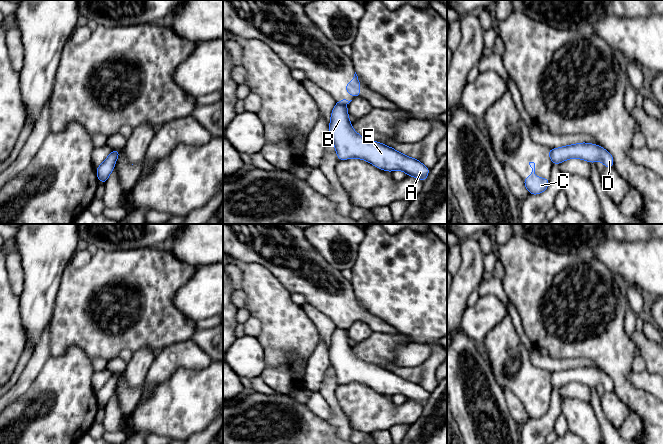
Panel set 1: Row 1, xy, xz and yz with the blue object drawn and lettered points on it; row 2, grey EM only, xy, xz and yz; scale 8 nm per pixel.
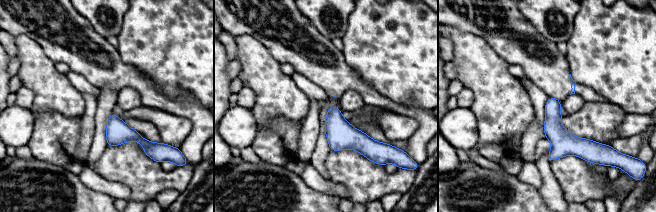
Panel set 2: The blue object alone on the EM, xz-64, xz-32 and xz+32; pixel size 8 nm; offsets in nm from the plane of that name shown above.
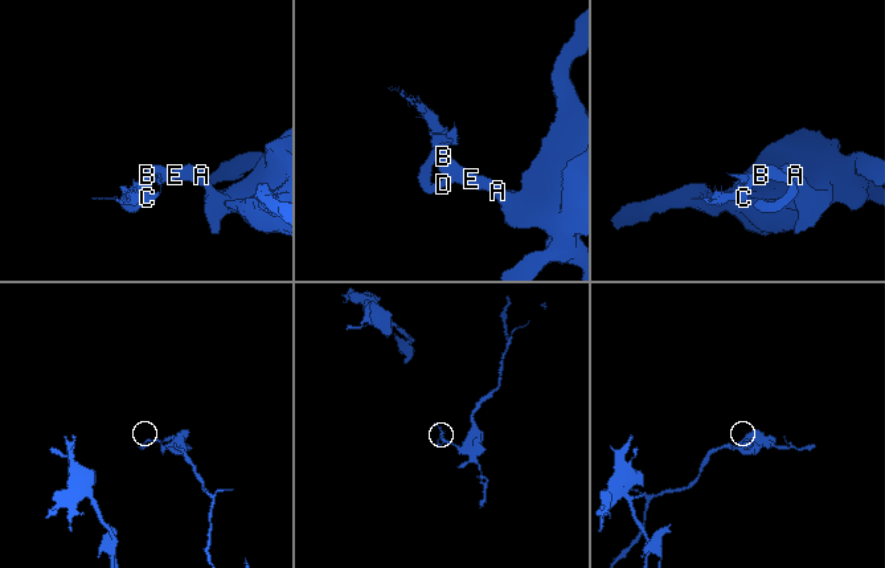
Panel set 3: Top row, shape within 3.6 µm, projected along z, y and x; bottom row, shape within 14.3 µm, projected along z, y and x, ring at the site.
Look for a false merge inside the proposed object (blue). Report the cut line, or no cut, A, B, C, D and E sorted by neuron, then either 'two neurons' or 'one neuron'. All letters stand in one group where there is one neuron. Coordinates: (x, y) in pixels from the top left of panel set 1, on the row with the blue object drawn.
cut xz (337, 102), (343, 105); groups A B D E / C; two neurons

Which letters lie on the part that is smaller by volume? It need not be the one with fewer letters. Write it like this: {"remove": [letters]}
{"remove": ["C"]}

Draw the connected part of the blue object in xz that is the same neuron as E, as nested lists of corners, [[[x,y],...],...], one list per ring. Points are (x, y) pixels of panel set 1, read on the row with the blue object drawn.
[[[338,103],[331,113],[329,136],[336,148],[338,161],[359,158],[381,170],[402,170],[408,176],[425,182],[430,172],[428,167],[385,144],[361,137],[353,130],[348,116],[347,107]]]

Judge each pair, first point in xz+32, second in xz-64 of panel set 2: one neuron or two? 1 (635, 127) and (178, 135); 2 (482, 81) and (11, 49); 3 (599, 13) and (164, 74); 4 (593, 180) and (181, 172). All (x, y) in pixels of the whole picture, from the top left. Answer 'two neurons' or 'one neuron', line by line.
1: one neuron
2: two neurons
3: one neuron
4: one neuron

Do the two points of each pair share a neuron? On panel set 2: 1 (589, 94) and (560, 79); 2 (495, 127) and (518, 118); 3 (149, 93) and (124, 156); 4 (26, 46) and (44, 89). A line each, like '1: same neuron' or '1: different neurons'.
1: same neuron
2: same neuron
3: different neurons
4: same neuron

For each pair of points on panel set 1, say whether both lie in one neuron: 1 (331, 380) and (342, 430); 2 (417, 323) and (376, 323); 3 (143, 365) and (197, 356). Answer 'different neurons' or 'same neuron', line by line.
1: same neuron
2: different neurons
3: different neurons

